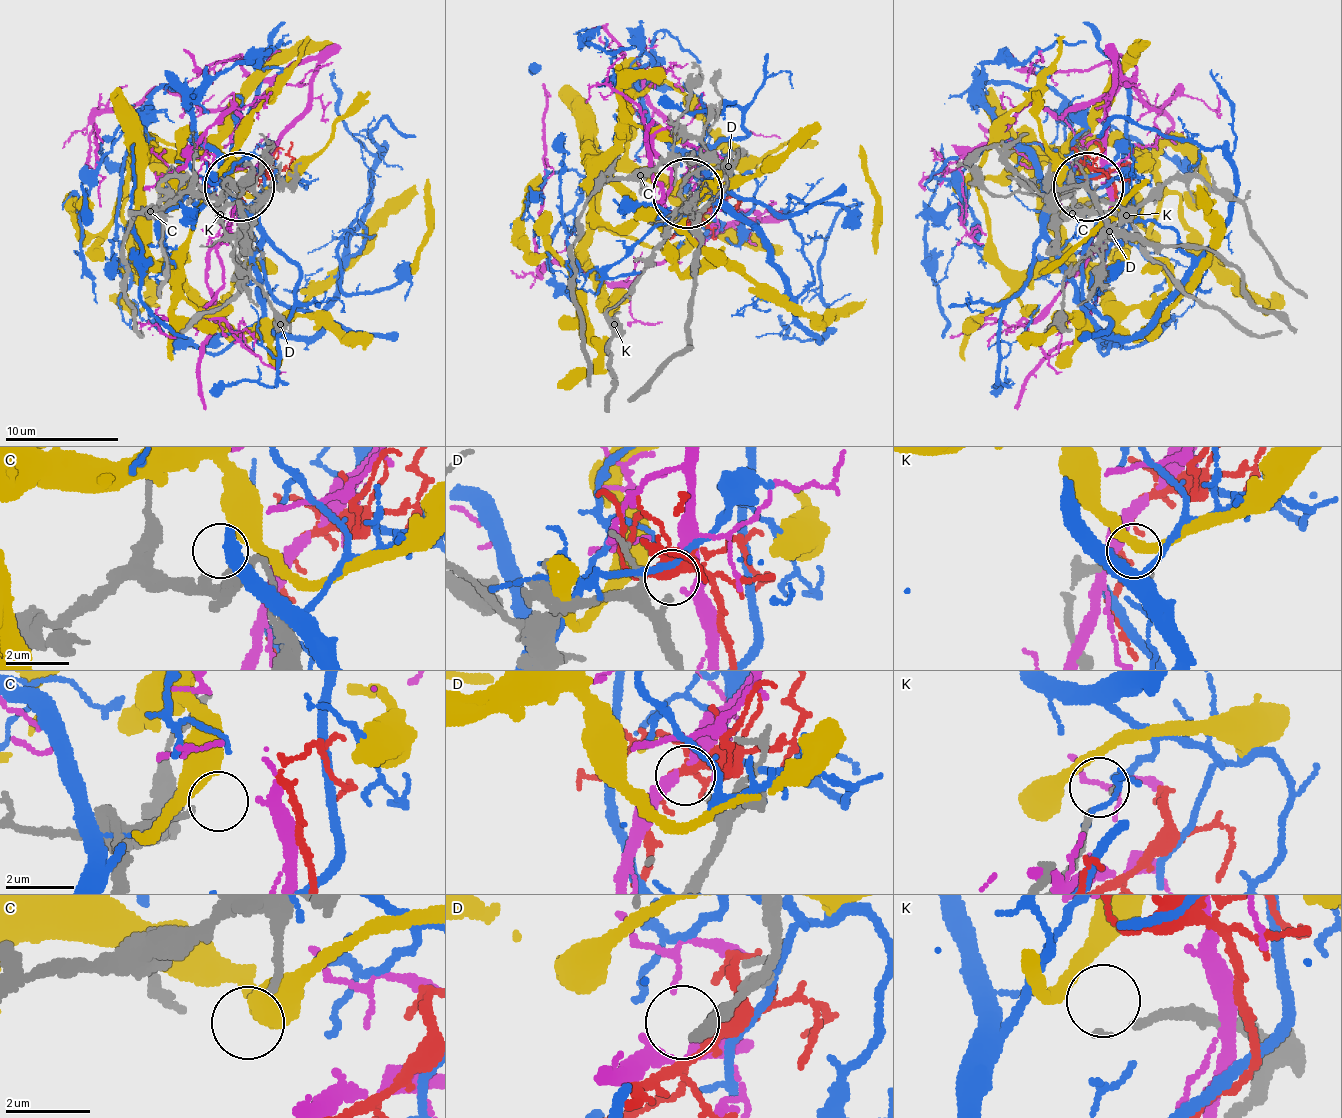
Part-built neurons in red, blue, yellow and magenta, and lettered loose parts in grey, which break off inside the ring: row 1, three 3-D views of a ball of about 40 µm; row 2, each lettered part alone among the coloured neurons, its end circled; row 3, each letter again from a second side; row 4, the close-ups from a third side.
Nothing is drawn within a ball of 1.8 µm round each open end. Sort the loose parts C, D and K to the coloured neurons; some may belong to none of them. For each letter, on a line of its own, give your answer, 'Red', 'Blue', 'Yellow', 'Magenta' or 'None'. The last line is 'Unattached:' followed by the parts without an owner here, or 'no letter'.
C: None
D: None
K: None
Unattached: C, D, K

